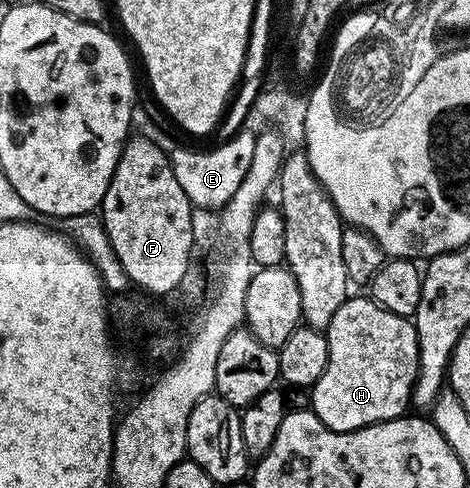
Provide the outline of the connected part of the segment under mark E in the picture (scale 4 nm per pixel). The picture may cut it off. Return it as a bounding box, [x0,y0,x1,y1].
[170,129,256,211]

